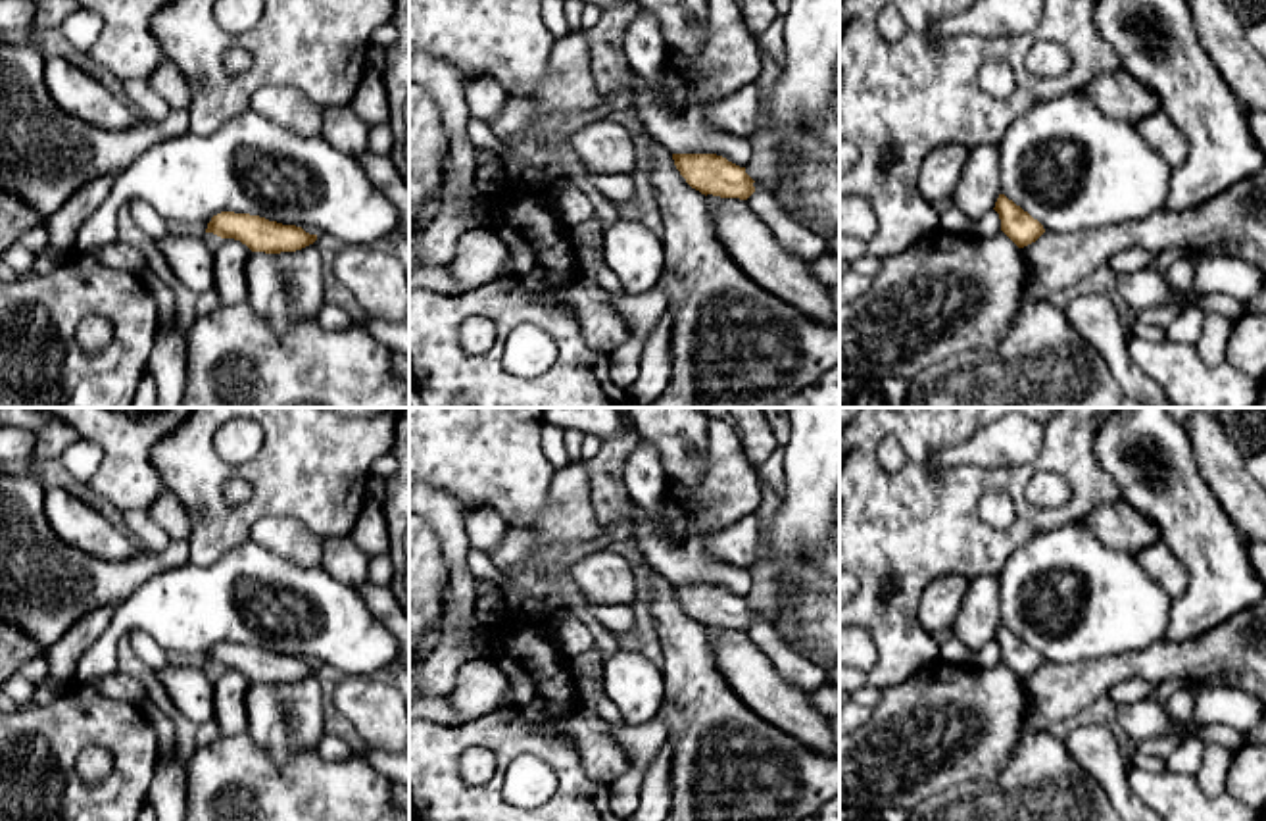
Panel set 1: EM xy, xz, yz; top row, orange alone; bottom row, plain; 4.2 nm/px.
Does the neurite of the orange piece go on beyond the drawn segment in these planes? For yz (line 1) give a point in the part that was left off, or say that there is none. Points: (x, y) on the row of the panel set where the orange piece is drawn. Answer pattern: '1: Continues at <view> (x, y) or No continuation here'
1: No continuation here

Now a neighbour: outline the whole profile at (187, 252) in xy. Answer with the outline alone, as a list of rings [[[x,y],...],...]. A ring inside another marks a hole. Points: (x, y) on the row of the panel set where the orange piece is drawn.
[[[175,229],[156,240],[156,246],[184,288],[196,296],[213,290],[213,250],[204,231]]]

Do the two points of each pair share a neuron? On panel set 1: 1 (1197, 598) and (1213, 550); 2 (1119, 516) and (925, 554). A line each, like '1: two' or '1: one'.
1: one
2: two

